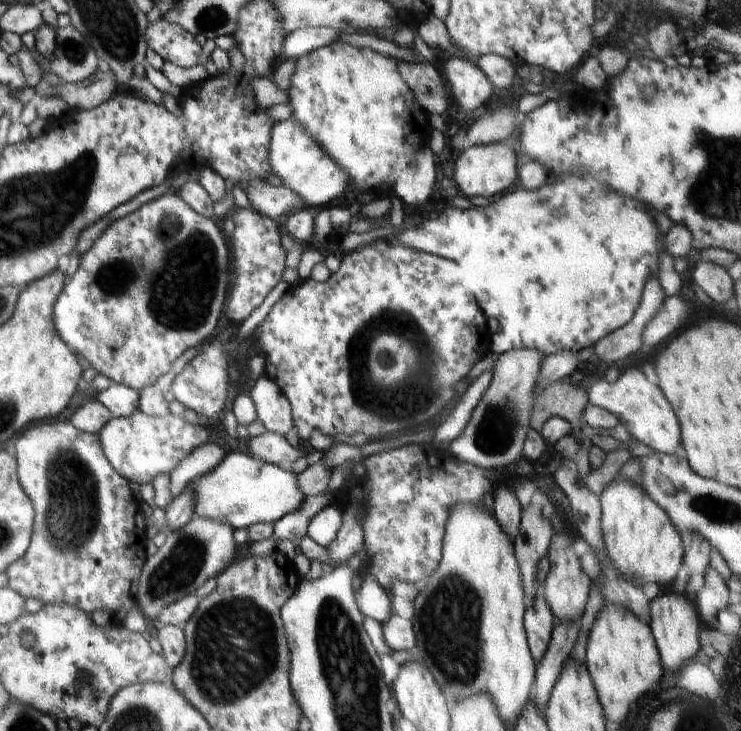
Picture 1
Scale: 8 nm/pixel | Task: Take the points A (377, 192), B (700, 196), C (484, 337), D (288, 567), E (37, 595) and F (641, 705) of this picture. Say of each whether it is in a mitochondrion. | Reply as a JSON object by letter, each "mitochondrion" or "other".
{"A":"other","B":"mitochondrion","C":"other","D":"other","E":"other","F":"other"}

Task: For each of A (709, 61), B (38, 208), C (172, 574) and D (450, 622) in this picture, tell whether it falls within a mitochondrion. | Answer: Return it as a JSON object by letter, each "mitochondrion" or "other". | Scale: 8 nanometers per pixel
{"A":"other","B":"mitochondrion","C":"mitochondrion","D":"mitochondrion"}

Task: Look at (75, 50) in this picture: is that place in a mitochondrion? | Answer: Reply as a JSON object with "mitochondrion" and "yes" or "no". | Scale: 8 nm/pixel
{"mitochondrion":"yes"}

